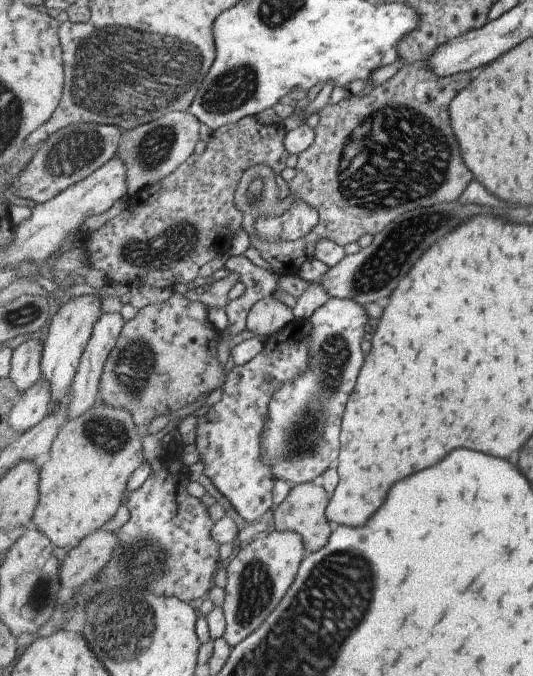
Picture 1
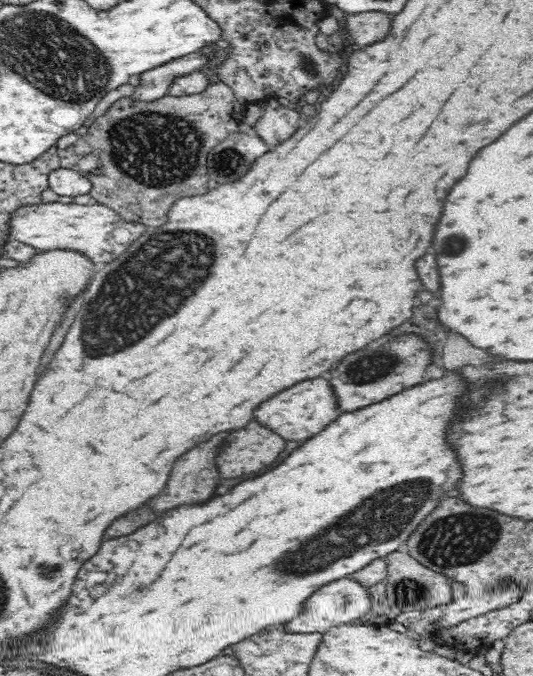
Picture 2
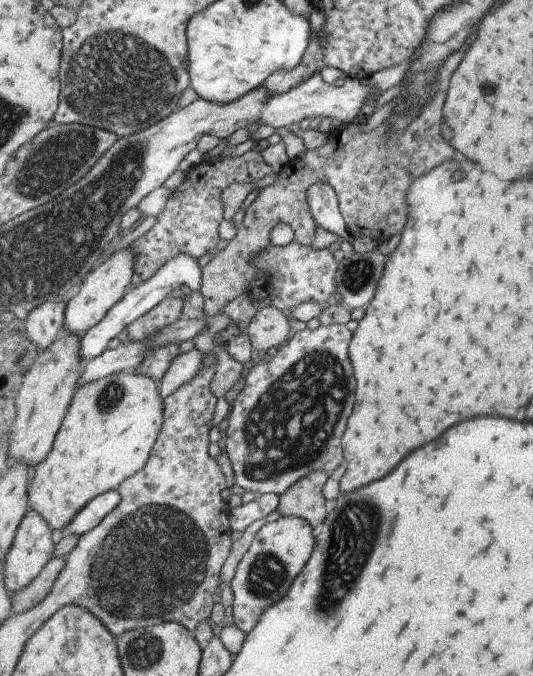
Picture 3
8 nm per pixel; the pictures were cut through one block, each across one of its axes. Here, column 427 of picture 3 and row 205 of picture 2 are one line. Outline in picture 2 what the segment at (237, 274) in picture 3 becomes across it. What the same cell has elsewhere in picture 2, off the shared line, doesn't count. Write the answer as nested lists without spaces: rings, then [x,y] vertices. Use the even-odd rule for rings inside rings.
[[[224,82],[212,83],[204,92],[198,94],[189,94],[186,96],[170,96],[169,94],[153,101],[134,100],[131,96],[122,97],[116,100],[98,120],[89,126],[88,132],[78,138],[78,141],[68,149],[58,149],[58,158],[60,159],[60,167],[67,168],[82,173],[90,180],[93,189],[90,194],[98,204],[104,204],[113,208],[125,220],[141,222],[148,227],[161,227],[168,222],[168,211],[173,204],[181,198],[203,195],[210,190],[208,181],[210,176],[207,174],[206,156],[209,152],[228,140],[232,133],[238,132],[238,125],[242,123],[240,120],[243,107],[247,104],[236,100],[234,91]]]

